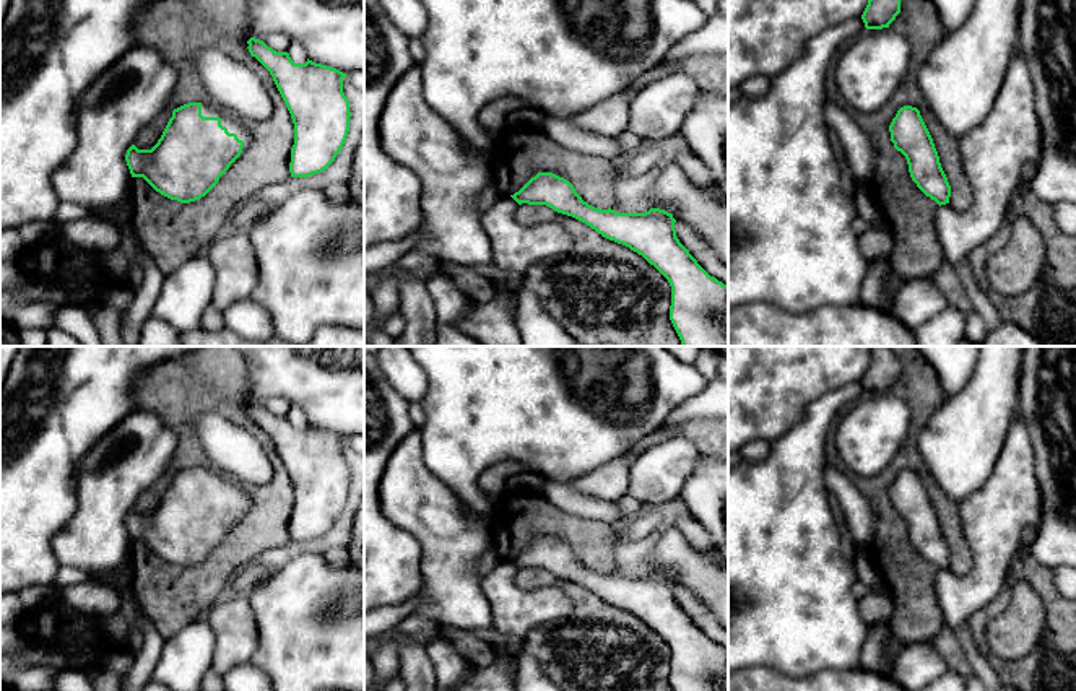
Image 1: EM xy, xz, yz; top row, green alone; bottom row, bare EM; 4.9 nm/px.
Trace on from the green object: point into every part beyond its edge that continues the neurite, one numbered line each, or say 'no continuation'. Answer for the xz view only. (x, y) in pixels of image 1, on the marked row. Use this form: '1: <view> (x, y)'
no continuation

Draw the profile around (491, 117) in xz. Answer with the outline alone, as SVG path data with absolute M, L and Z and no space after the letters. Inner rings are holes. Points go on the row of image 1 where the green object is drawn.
M499 98L483 106L476 115L476 120L484 133L494 137L505 125L505 117L510 112L523 109L527 106L527 101L520 98Z

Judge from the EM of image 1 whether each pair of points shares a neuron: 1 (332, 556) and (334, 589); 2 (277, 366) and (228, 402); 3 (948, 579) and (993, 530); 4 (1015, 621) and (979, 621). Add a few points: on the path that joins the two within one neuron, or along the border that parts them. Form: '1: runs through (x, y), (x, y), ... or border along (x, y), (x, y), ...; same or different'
1: border along (322, 555), (335, 566), (347, 566); different
2: border along (247, 374), (247, 397), (251, 400); different
3: runs through (964, 579), (993, 551), (993, 547); same
4: border along (1011, 589), (985, 630), (998, 657); different

